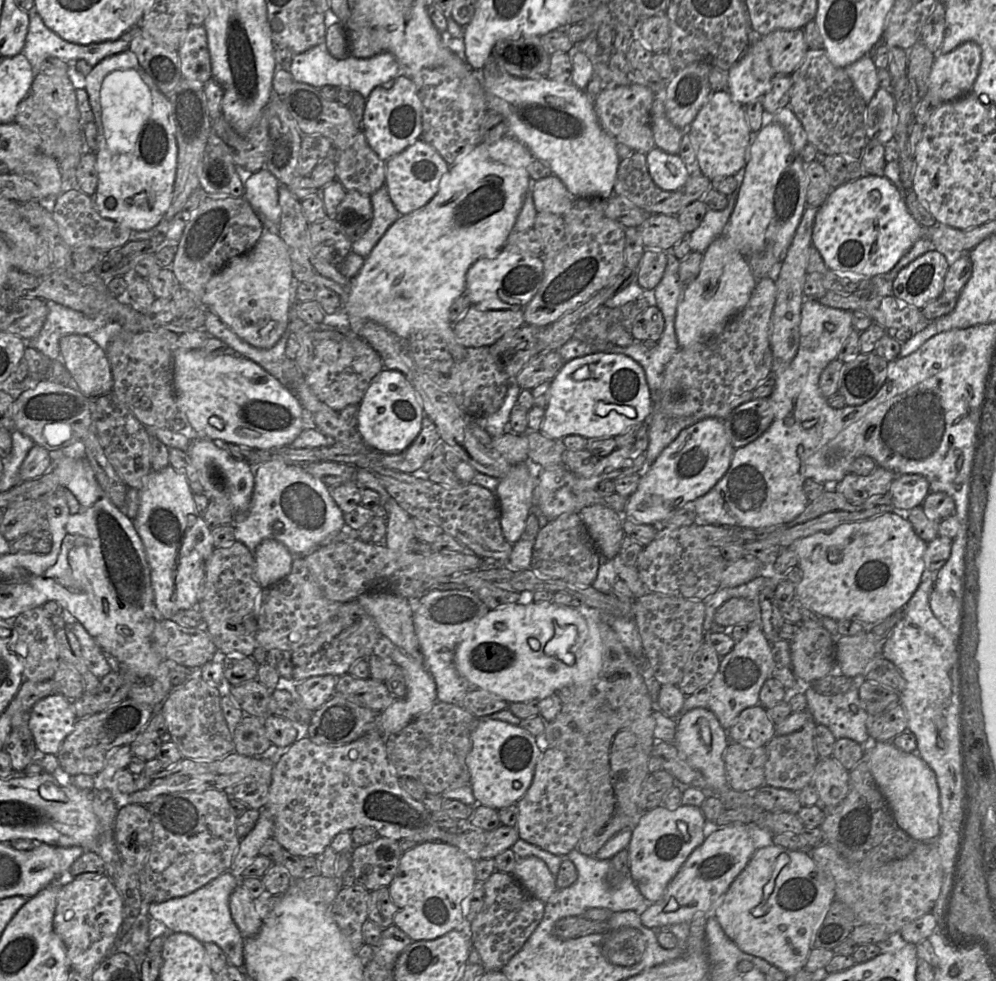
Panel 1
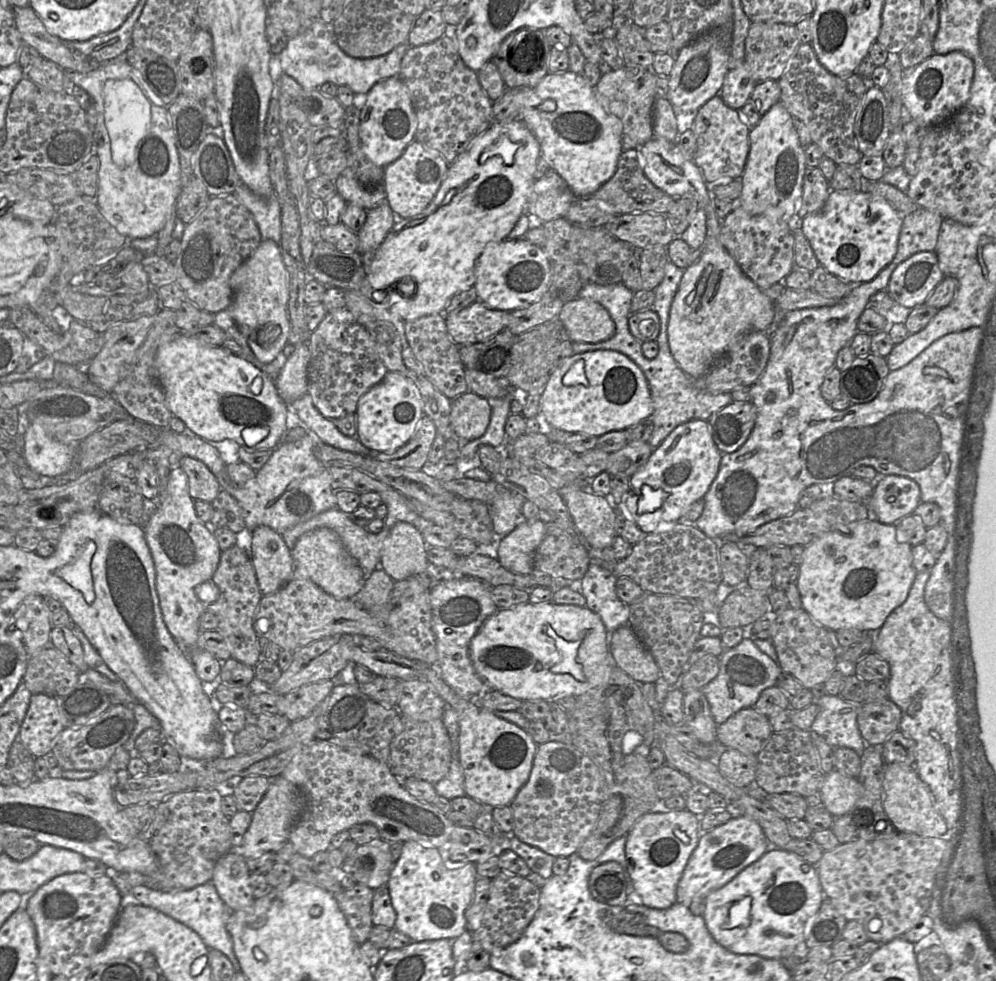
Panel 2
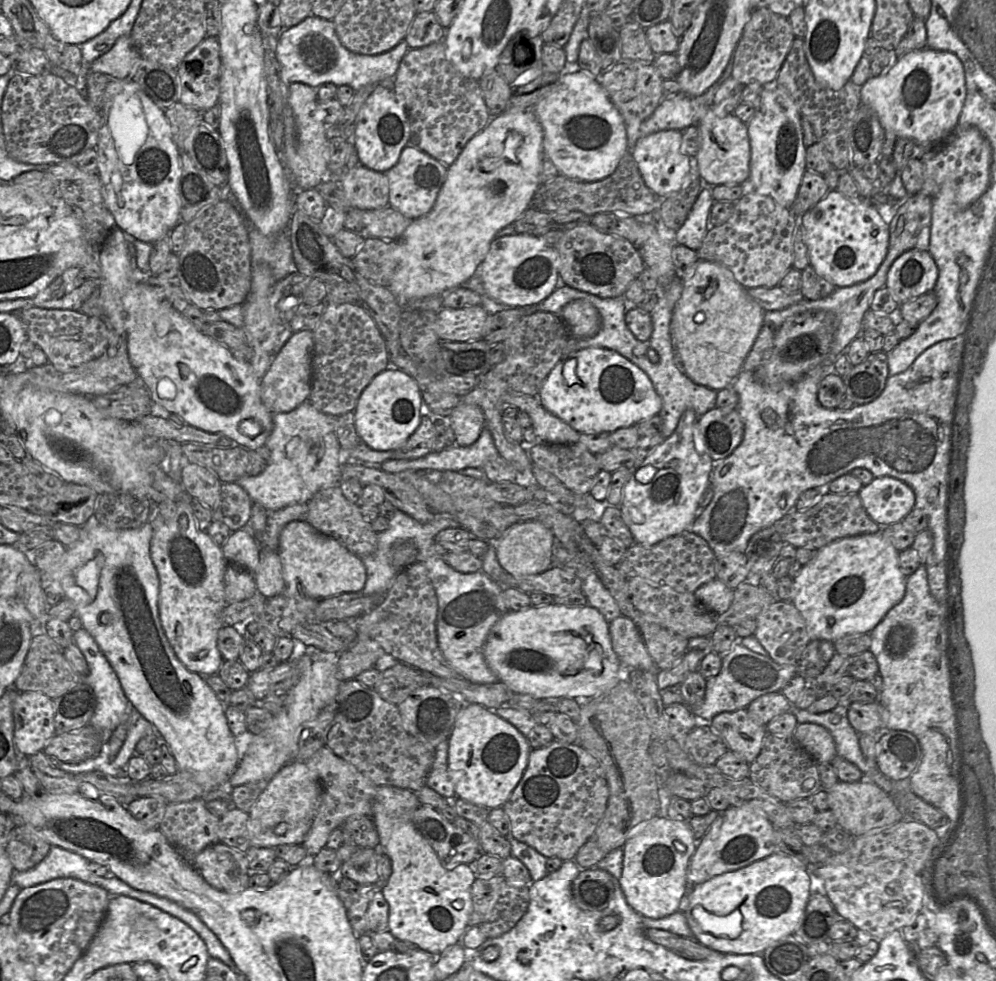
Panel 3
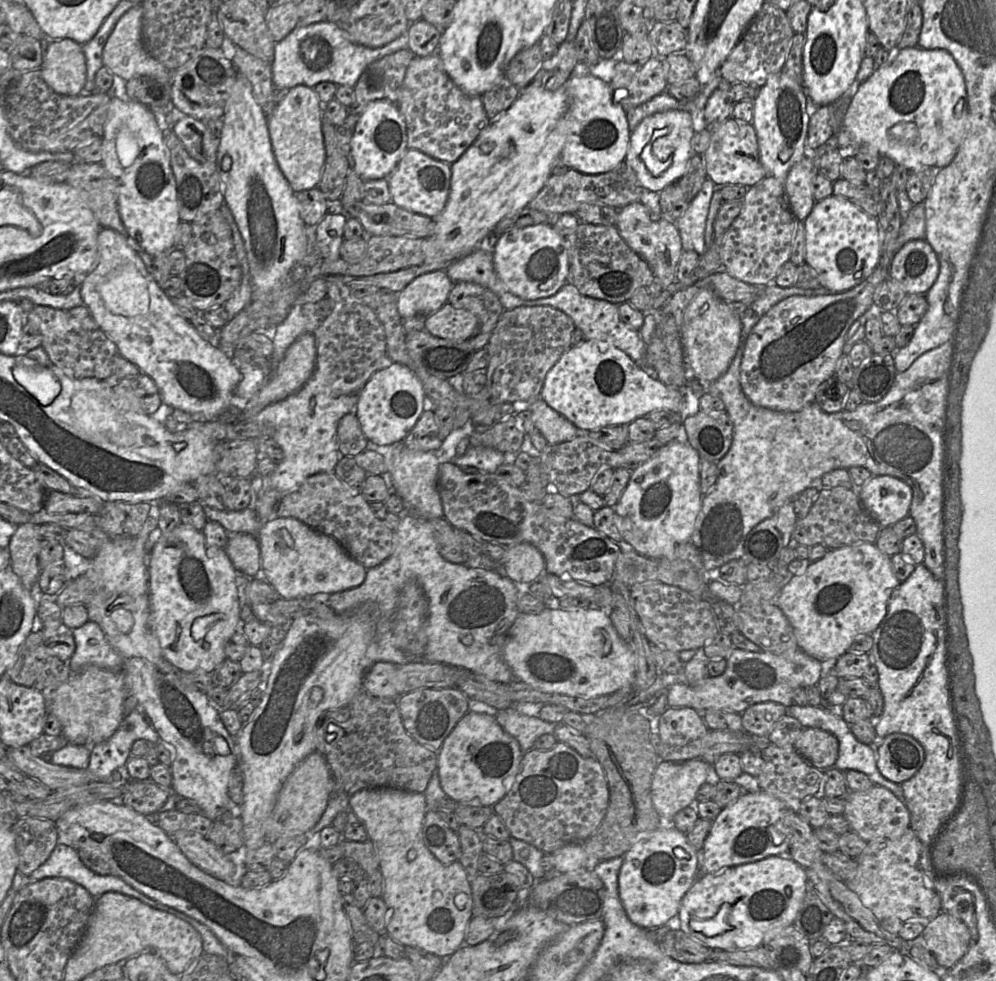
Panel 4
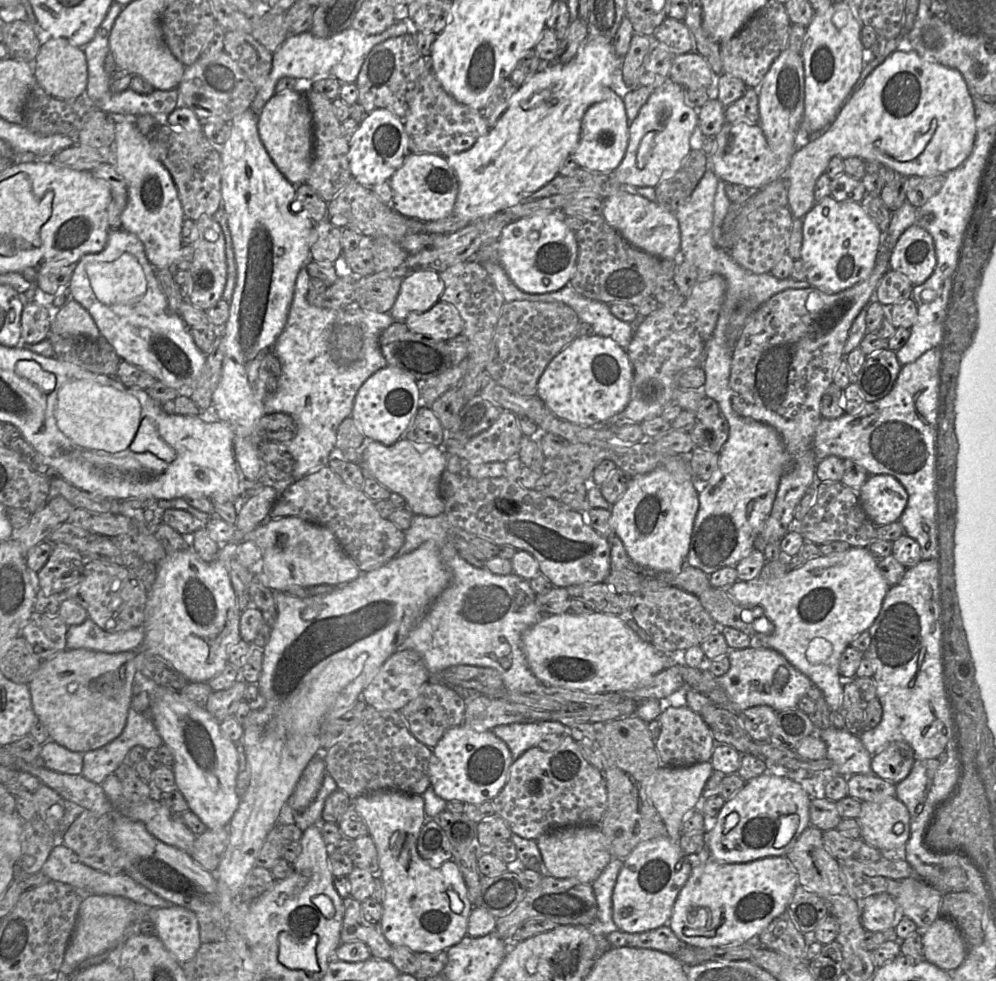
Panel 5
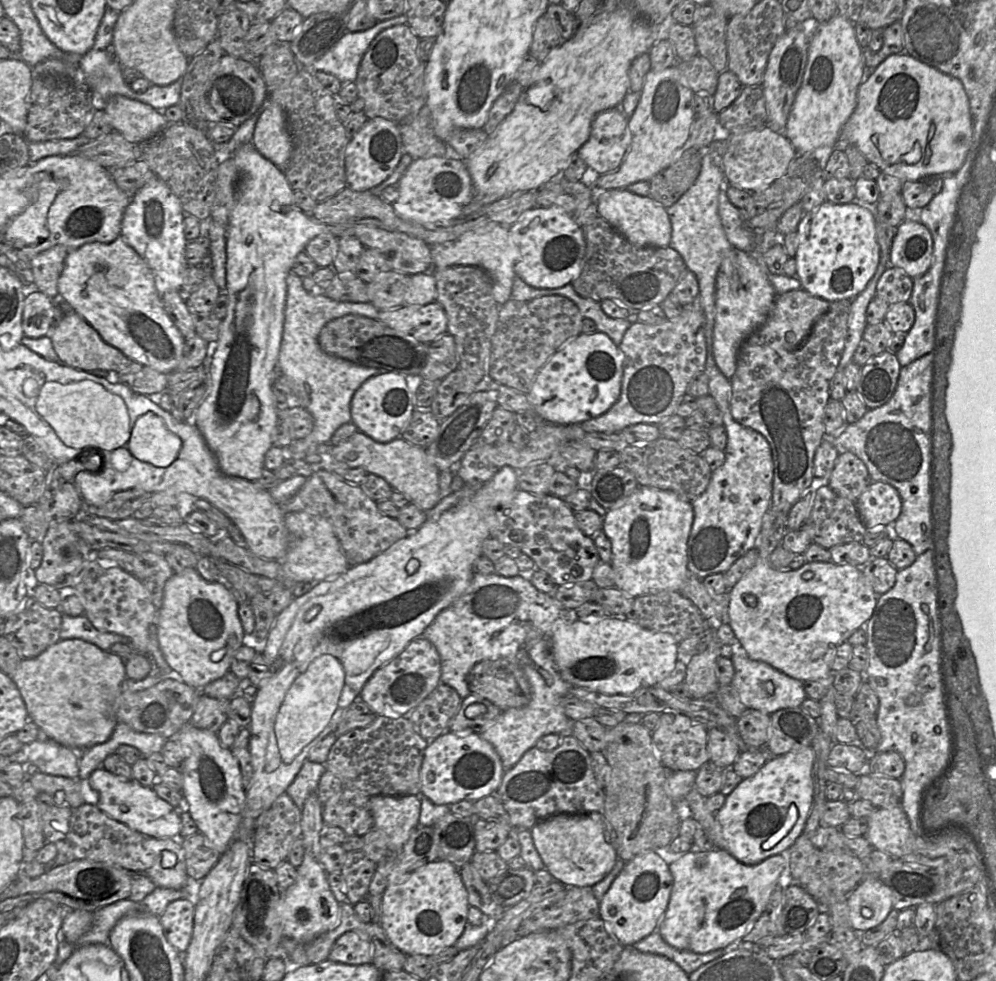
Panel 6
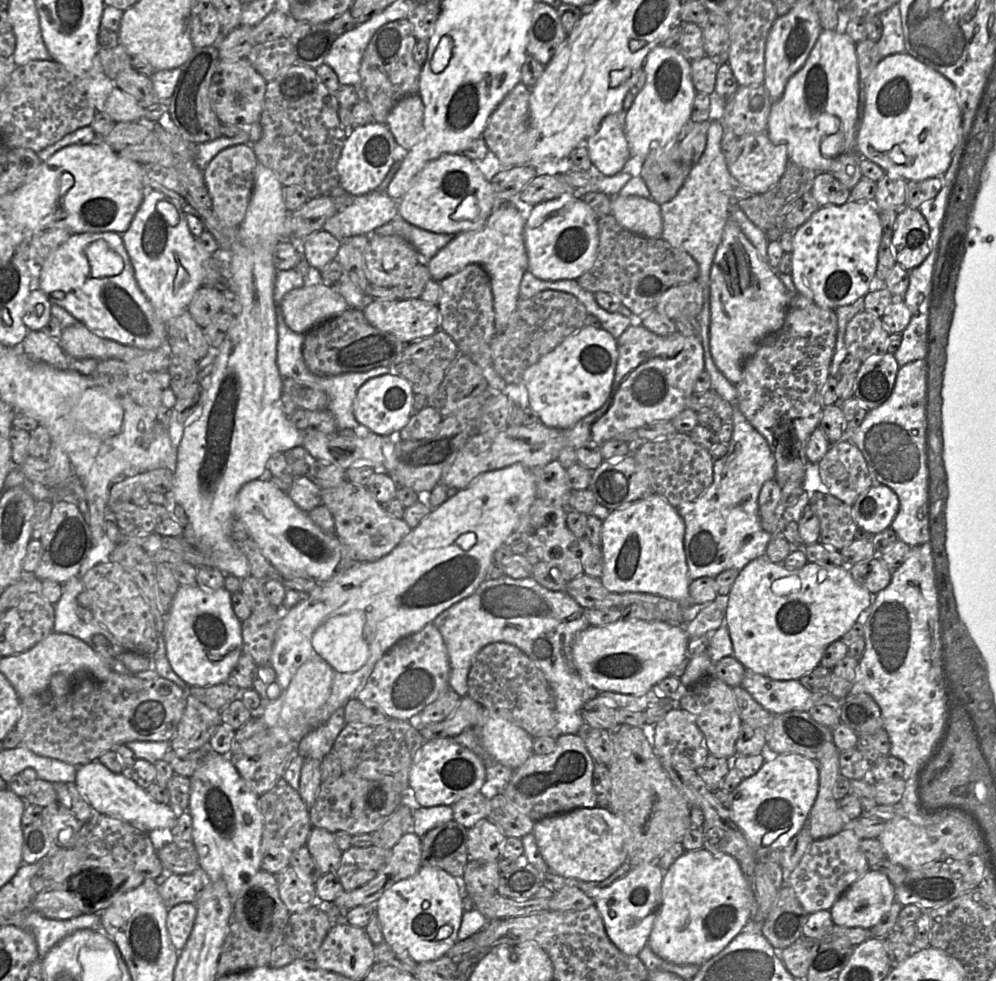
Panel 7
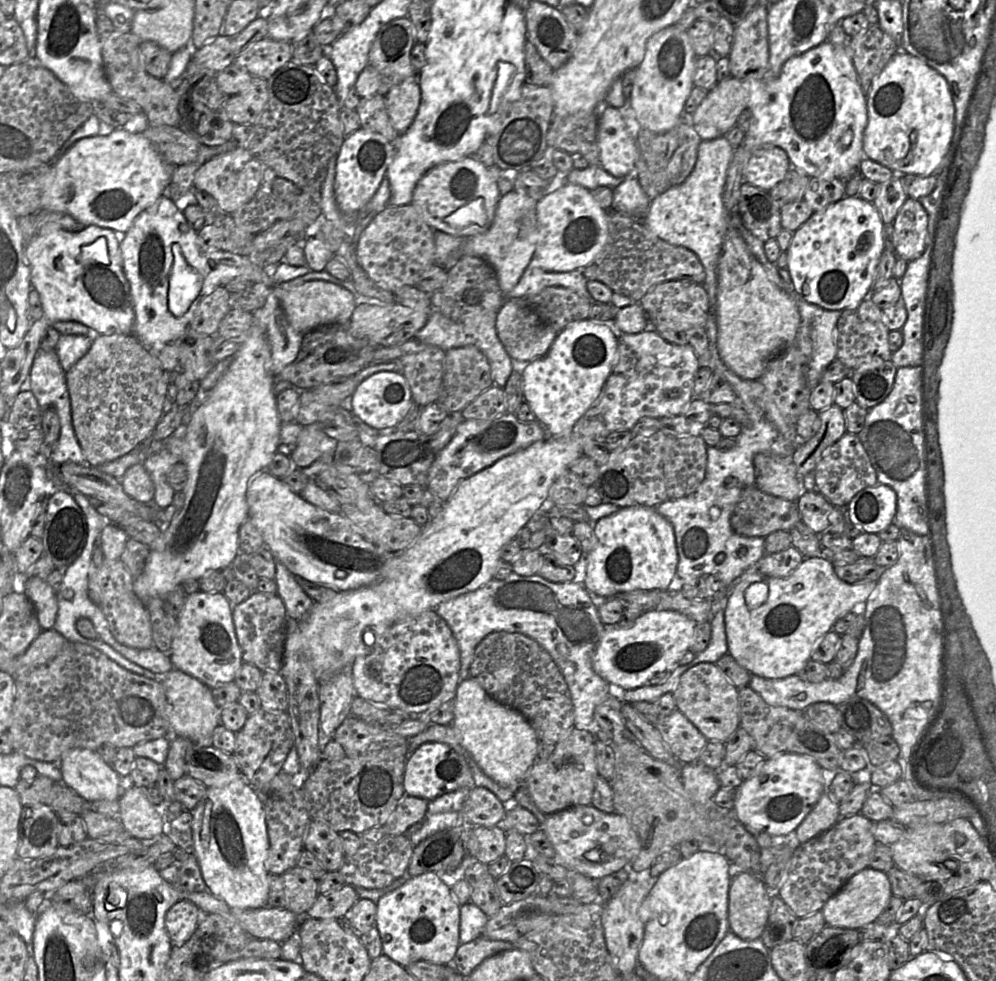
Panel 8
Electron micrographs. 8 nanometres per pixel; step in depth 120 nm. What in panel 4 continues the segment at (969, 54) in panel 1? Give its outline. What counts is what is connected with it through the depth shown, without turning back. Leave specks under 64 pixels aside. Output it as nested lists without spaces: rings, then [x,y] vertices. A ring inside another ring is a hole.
[[[909,47],[892,64],[880,66],[858,87],[837,135],[841,157],[854,157],[859,147],[872,147],[909,171],[948,165],[968,129],[966,83],[945,50]]]

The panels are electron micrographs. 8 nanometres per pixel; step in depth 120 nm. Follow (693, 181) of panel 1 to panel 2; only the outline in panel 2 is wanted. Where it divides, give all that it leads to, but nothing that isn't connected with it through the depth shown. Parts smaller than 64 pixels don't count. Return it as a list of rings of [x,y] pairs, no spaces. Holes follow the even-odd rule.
[[[630,149],[630,150],[627,150],[627,151],[623,151],[621,153],[620,157],[619,157],[617,168],[616,168],[616,171],[615,171],[614,175],[605,184],[603,184],[596,192],[594,192],[593,194],[591,194],[588,197],[581,197],[581,198],[594,199],[595,200],[595,207],[597,207],[598,209],[600,209],[600,210],[602,210],[602,211],[604,211],[606,213],[615,214],[615,215],[623,215],[623,214],[631,214],[631,213],[667,214],[668,211],[671,209],[671,207],[673,206],[673,204],[675,202],[675,198],[673,198],[672,196],[668,195],[667,193],[665,193],[661,189],[657,188],[645,176],[644,171],[643,171],[643,161],[642,161],[639,149]]]

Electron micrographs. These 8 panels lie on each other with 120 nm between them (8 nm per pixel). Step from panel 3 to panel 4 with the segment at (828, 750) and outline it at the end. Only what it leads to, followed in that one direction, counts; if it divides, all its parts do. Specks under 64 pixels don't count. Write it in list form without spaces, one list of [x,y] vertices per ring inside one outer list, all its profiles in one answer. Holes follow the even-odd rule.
[[[805,728],[794,749],[812,766],[823,772],[834,767],[838,757],[836,737],[819,728]]]

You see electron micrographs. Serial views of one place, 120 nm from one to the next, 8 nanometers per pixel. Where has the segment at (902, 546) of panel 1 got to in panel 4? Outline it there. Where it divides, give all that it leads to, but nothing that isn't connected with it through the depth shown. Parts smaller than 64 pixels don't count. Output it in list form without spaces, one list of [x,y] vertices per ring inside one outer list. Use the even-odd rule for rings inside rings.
[[[855,543],[831,549],[821,559],[810,562],[802,574],[794,575],[780,590],[775,600],[793,627],[798,647],[819,660],[837,659],[848,652],[853,641],[861,635],[871,635],[884,619],[889,601],[900,585],[893,573],[891,557],[882,553],[875,543]]]

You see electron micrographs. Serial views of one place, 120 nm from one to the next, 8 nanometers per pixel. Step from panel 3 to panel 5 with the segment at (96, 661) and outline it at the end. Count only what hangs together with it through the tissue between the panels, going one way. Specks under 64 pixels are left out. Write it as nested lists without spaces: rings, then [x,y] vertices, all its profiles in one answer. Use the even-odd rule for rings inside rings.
[[[89,617],[79,625],[68,627],[66,649],[89,649],[105,653],[135,651],[145,637],[144,624],[127,631],[109,633]]]

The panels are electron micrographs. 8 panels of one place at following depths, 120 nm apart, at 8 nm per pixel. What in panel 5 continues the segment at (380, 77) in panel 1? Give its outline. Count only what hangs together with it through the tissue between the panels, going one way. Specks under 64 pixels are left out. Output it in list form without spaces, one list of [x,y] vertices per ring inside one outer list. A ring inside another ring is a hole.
[[[396,21],[384,32],[376,35],[366,35],[351,27],[330,38],[318,38],[309,31],[288,35],[283,44],[273,53],[271,71],[265,84],[258,90],[251,104],[251,110],[260,112],[275,94],[277,81],[283,77],[291,77],[303,83],[325,78],[334,78],[341,84],[355,83],[362,64],[375,45],[408,32],[412,32],[408,21]]]

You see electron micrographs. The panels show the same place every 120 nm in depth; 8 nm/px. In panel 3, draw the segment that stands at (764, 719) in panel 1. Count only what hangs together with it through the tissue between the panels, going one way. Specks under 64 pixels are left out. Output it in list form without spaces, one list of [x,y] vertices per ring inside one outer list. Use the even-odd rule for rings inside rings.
[[[746,708],[715,715],[709,727],[723,740],[728,751],[739,755],[749,765],[759,755],[767,736],[766,727],[755,722]]]

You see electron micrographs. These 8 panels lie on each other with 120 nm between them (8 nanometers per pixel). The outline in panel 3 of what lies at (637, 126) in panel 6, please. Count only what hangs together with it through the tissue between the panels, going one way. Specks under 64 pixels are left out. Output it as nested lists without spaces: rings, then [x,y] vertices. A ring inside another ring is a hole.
[[[675,129],[658,131],[641,137],[629,150],[646,186],[659,198],[678,192],[690,172],[690,157],[682,153],[682,135],[682,131]]]

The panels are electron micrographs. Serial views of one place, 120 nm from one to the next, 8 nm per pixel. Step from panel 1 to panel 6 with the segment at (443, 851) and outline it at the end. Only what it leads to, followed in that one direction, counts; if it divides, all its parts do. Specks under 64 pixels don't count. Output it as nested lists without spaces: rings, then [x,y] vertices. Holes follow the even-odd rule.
[[[417,795],[371,796],[369,808],[374,818],[374,828],[380,829],[388,837],[389,852],[399,852],[409,839],[411,832],[419,825],[421,800]],[[445,860],[430,862],[412,873],[393,878],[382,895],[381,926],[390,942],[407,955],[426,957],[437,951],[453,946],[468,923],[468,895],[459,869]]]

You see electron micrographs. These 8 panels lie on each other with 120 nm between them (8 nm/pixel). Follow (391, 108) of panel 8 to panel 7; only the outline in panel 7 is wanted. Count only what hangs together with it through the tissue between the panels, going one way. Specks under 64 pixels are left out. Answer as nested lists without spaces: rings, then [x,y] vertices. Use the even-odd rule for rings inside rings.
[[[419,94],[401,99],[387,117],[386,126],[396,143],[409,151],[425,137],[424,105]]]

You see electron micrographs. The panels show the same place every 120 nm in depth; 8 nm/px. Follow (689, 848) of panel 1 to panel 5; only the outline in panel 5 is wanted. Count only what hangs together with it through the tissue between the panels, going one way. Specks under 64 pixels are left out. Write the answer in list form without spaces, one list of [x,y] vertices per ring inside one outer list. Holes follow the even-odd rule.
[[[667,836],[638,844],[624,860],[614,888],[613,922],[616,928],[628,933],[640,933],[668,924],[675,900],[692,869],[688,855]]]

